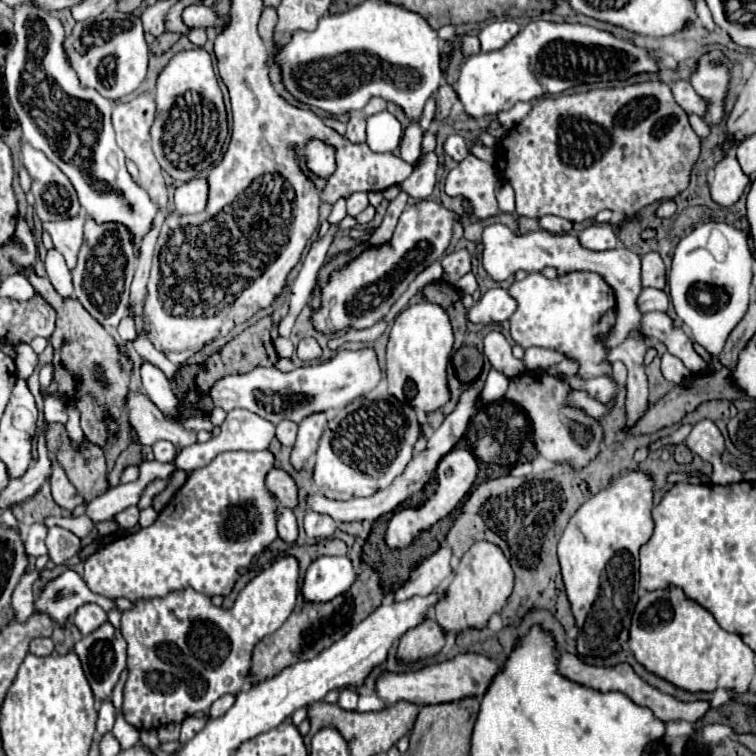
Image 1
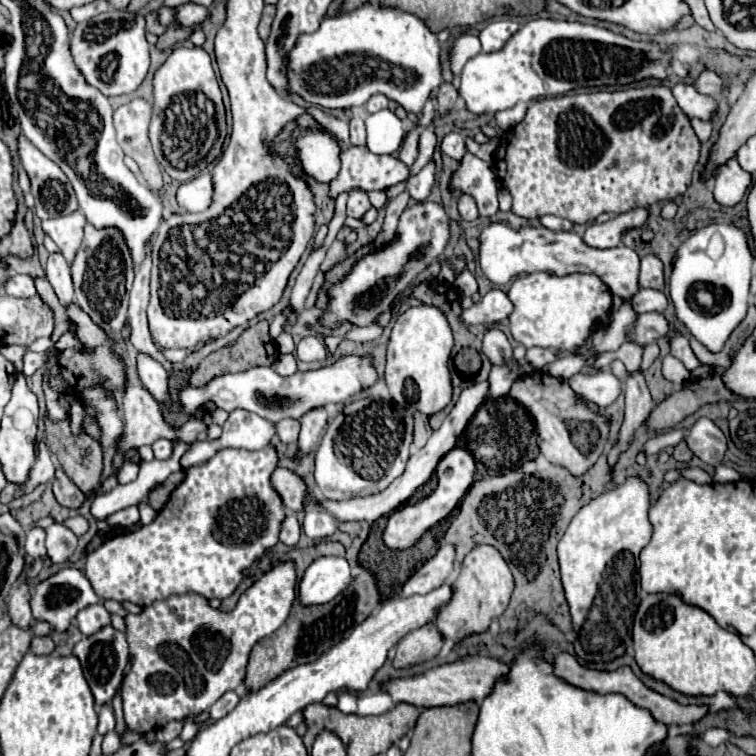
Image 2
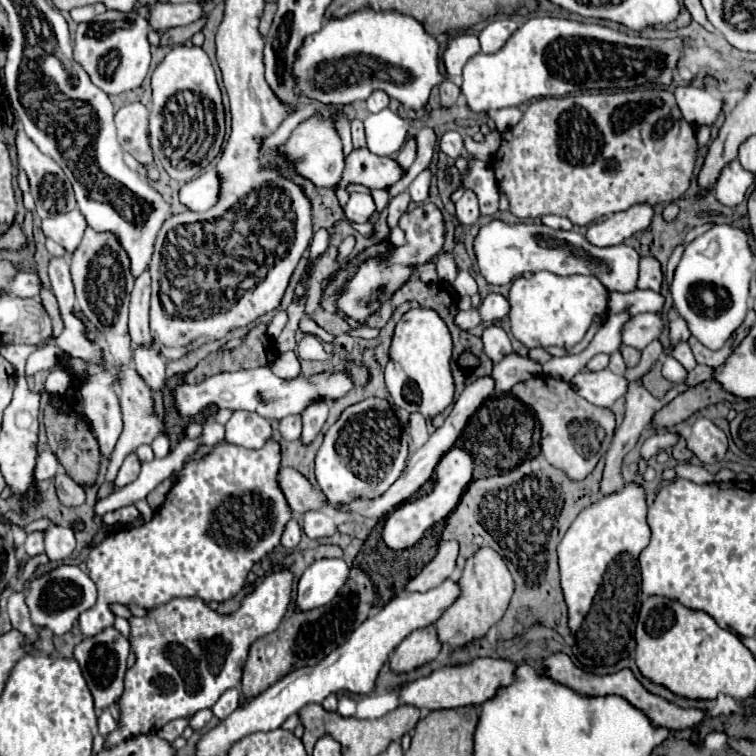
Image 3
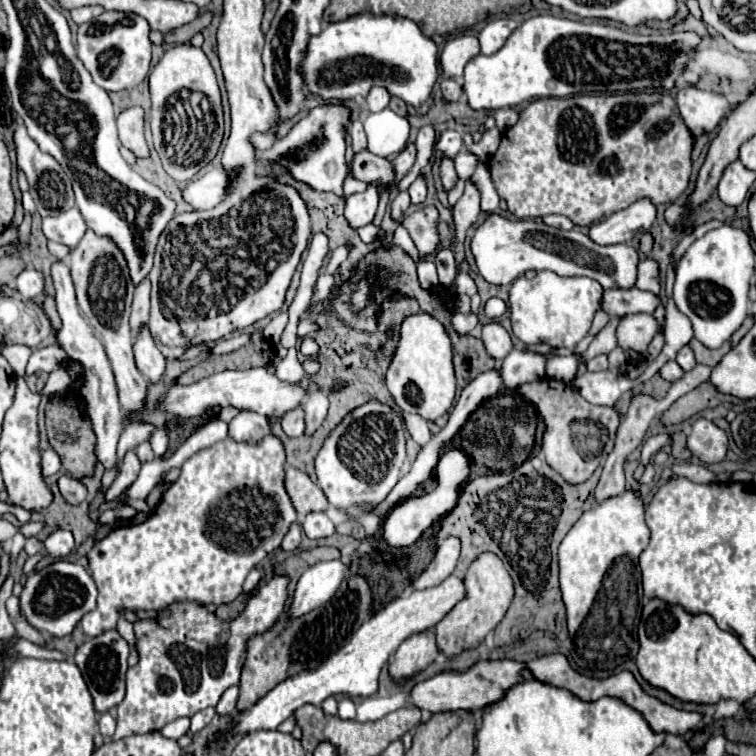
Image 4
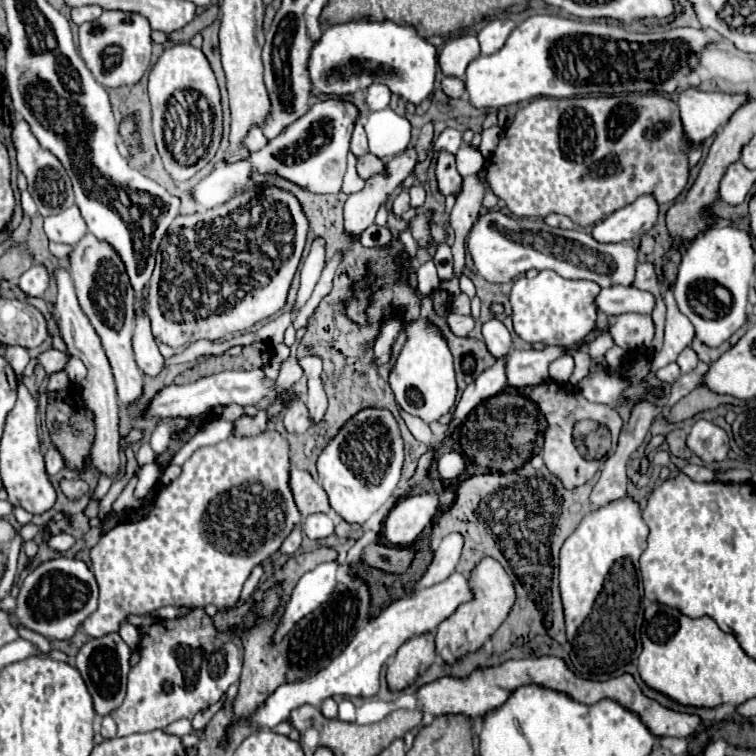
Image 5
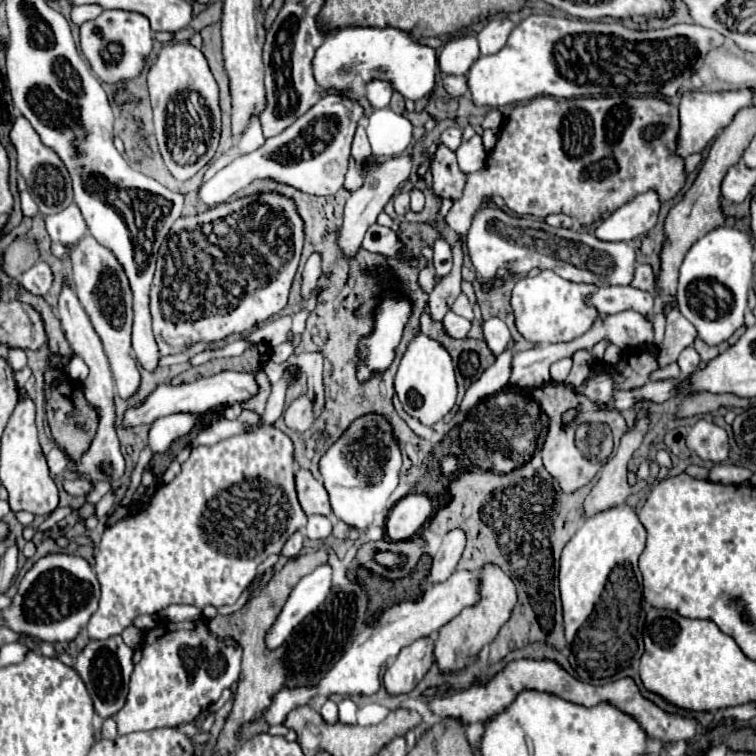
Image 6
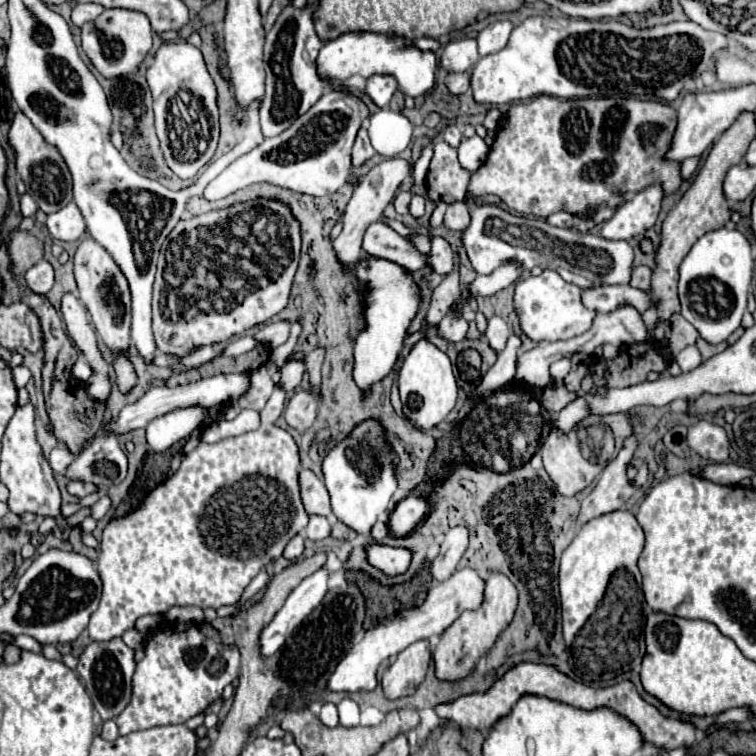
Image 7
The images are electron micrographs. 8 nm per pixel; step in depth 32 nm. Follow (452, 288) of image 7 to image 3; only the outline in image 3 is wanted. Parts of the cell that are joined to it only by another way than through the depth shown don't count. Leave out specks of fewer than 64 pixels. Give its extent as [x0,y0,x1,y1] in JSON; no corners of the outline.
[456,90,698,226]

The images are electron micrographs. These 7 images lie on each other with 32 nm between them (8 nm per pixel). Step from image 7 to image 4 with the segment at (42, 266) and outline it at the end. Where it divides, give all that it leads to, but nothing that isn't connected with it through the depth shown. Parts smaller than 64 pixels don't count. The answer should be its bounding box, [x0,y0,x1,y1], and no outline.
[14,268,44,298]

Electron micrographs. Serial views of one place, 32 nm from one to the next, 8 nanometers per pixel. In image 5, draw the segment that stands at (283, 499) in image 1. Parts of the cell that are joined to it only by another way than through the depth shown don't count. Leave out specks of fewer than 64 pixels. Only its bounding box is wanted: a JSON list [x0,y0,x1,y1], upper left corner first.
[290,470,330,518]

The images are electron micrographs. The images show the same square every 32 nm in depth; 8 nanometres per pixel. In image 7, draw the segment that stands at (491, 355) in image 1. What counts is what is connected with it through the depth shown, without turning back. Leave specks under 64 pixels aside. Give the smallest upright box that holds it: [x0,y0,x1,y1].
[484,316,510,354]

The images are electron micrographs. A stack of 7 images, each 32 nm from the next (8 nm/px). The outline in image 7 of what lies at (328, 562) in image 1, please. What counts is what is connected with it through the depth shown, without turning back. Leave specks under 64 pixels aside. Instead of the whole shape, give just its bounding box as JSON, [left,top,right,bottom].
[260,568,330,656]

